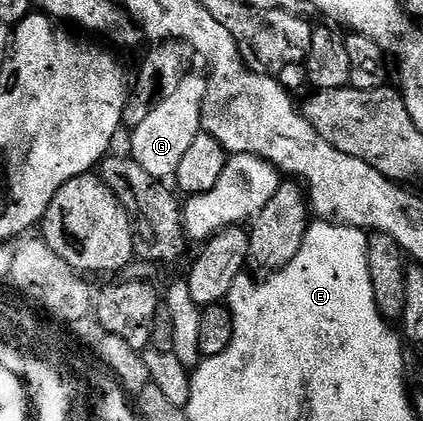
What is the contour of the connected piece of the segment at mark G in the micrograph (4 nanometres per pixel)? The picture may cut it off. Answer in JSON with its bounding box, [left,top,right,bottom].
[129,74,206,182]

